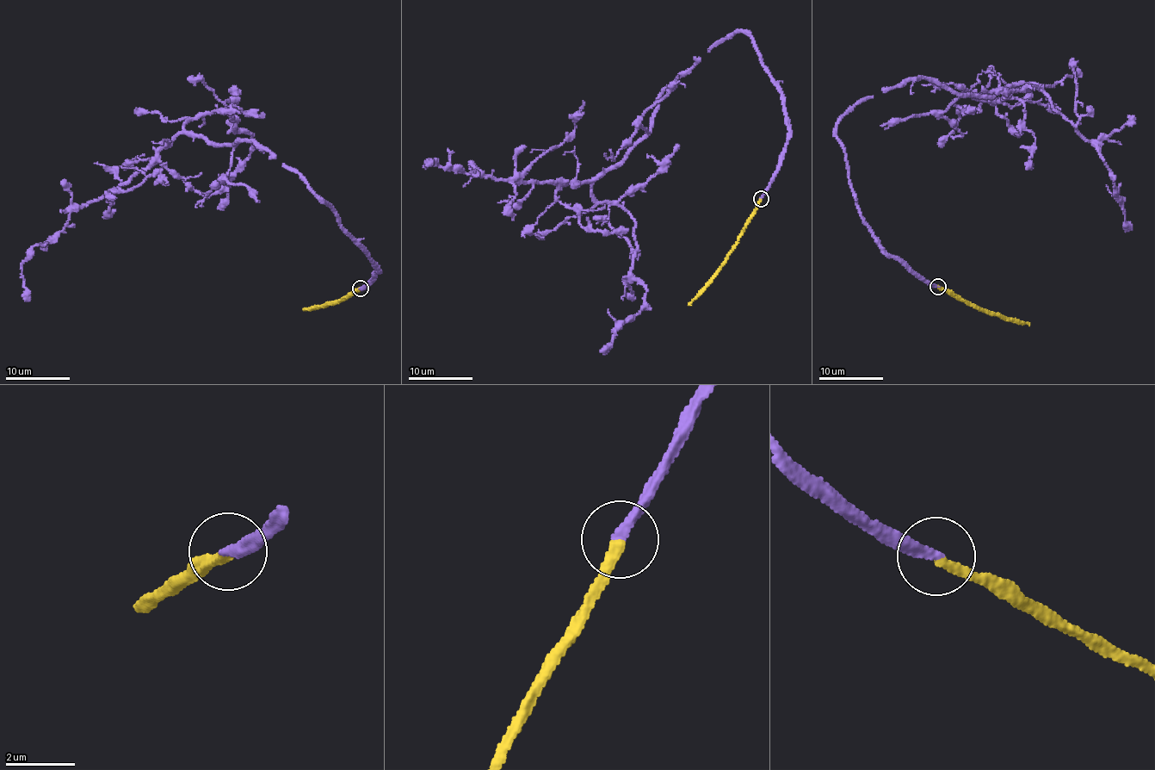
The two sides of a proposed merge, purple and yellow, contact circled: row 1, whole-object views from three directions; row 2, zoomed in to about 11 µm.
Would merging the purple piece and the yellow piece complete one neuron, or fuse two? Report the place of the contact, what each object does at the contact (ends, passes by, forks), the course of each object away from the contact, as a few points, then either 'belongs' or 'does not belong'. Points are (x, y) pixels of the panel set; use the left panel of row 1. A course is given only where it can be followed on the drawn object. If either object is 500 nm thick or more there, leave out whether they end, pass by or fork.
at (360, 288); purple ends there; yellow ends there; purple runs (361, 288), (377, 263), (299, 174), (247, 139), (210, 144), (178, 133), (34, 245), (21, 270), (28, 301); yellow runs (361, 288), (343, 298), (303, 310); belongs

